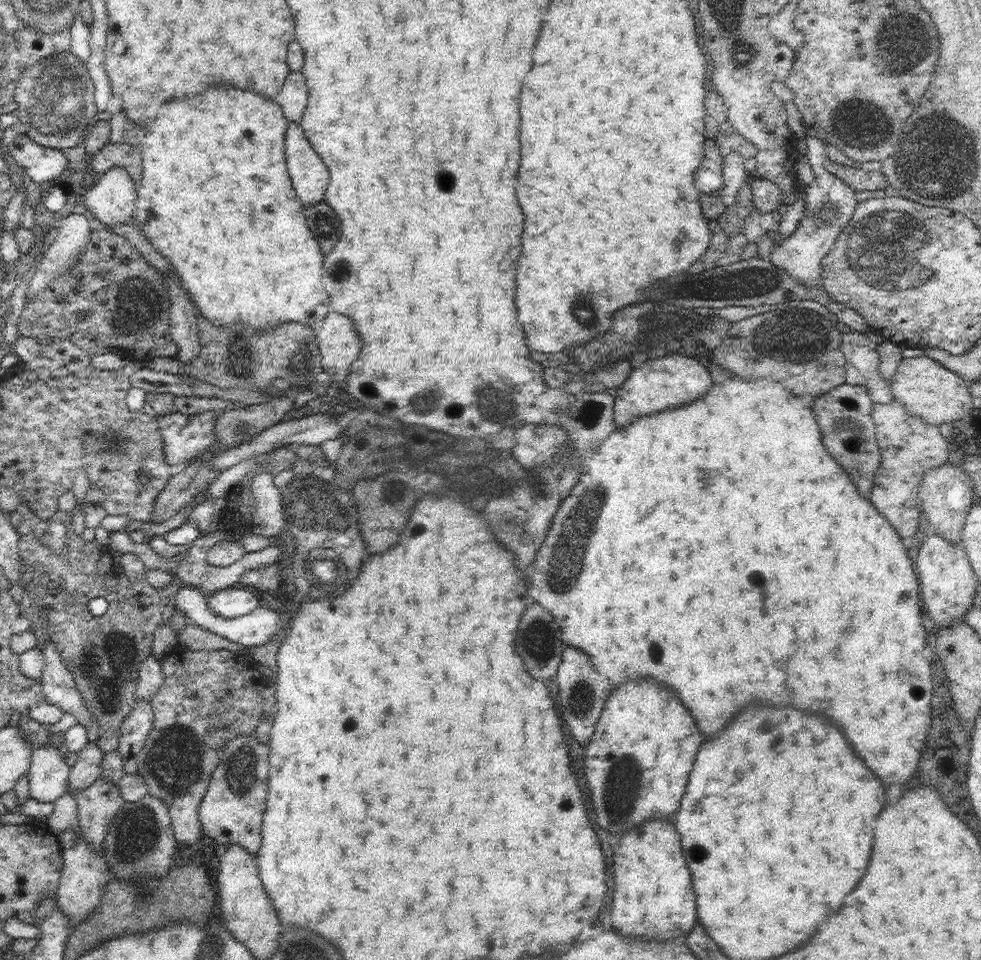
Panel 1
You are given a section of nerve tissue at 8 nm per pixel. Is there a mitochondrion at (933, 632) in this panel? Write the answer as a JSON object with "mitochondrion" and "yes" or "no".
{"mitochondrion":"no"}

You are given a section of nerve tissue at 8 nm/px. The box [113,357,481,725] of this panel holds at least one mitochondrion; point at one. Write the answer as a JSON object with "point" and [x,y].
{"point":[311,506]}

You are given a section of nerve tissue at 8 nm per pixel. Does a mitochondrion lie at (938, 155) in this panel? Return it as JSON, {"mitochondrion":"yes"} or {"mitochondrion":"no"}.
{"mitochondrion":"yes"}

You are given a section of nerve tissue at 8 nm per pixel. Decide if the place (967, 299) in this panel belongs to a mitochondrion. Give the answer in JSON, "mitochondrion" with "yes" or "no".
{"mitochondrion":"no"}

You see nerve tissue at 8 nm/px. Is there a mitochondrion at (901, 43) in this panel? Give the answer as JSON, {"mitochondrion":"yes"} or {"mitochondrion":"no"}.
{"mitochondrion":"yes"}

